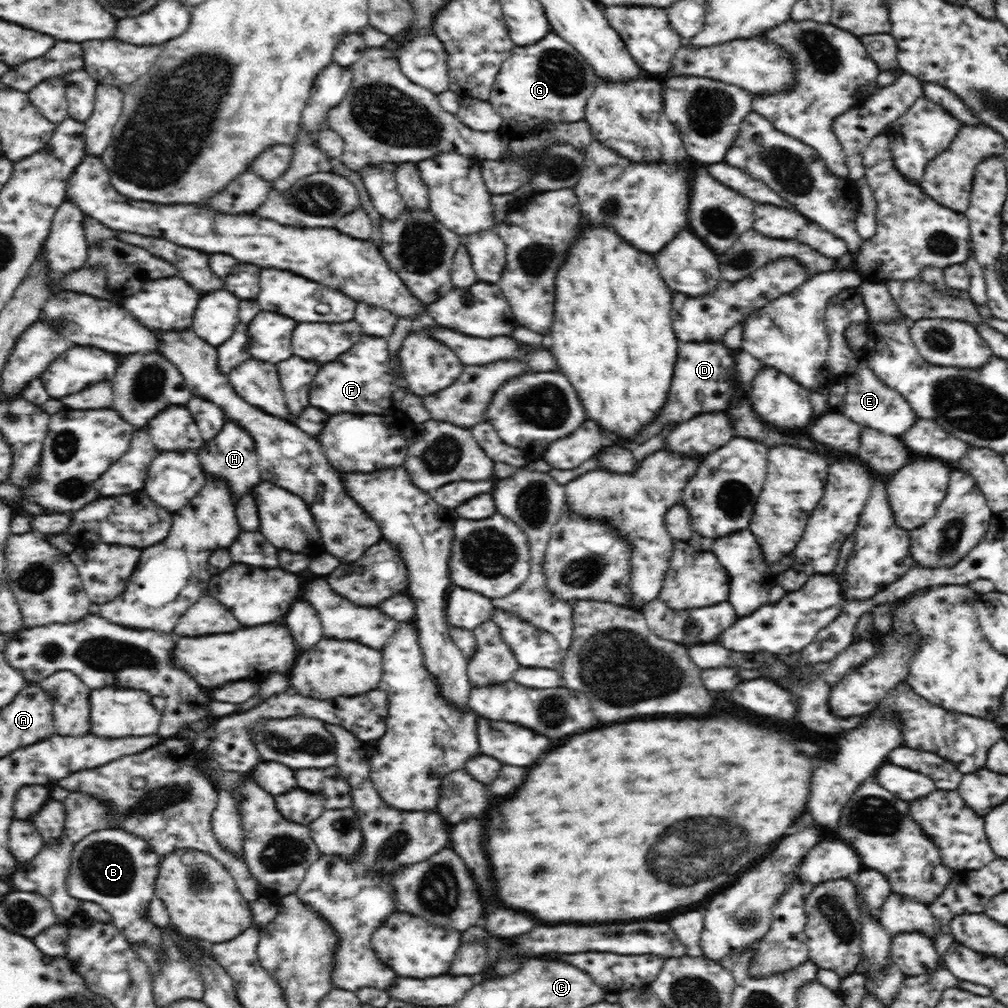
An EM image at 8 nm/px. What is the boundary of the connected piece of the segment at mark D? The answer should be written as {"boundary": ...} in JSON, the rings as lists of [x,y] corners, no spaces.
{"boundary":[[[721,341],[679,342],[677,358],[674,367],[674,378],[668,392],[666,406],[660,410],[660,416],[648,426],[640,430],[634,444],[660,434],[666,422],[684,422],[702,412],[718,412],[725,410],[732,400],[733,385],[731,378],[736,372],[736,350],[728,349]]]}

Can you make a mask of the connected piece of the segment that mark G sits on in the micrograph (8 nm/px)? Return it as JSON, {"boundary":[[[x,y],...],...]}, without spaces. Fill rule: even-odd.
{"boundary":[[[553,30],[536,44],[527,47],[515,45],[512,48],[511,55],[504,60],[502,68],[496,76],[496,82],[492,86],[492,94],[487,102],[504,118],[506,123],[526,126],[526,128],[516,130],[520,133],[530,130],[531,125],[538,126],[550,122],[552,124],[554,122],[568,123],[584,119],[589,99],[596,90],[598,82],[600,82],[600,79],[588,61]]]}

